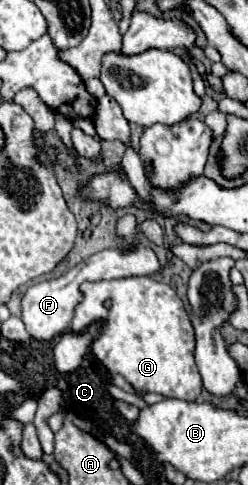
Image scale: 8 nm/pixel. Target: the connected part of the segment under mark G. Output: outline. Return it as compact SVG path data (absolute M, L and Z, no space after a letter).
M134 276L122 280L102 280L102 282L84 282L80 286L84 300L76 308L72 330L82 332L92 322L104 320L100 336L92 342L94 356L108 368L110 374L124 376L136 390L156 392L164 398L178 398L194 402L202 392L202 378L194 364L194 328L182 306L178 294L164 282L154 276Z

